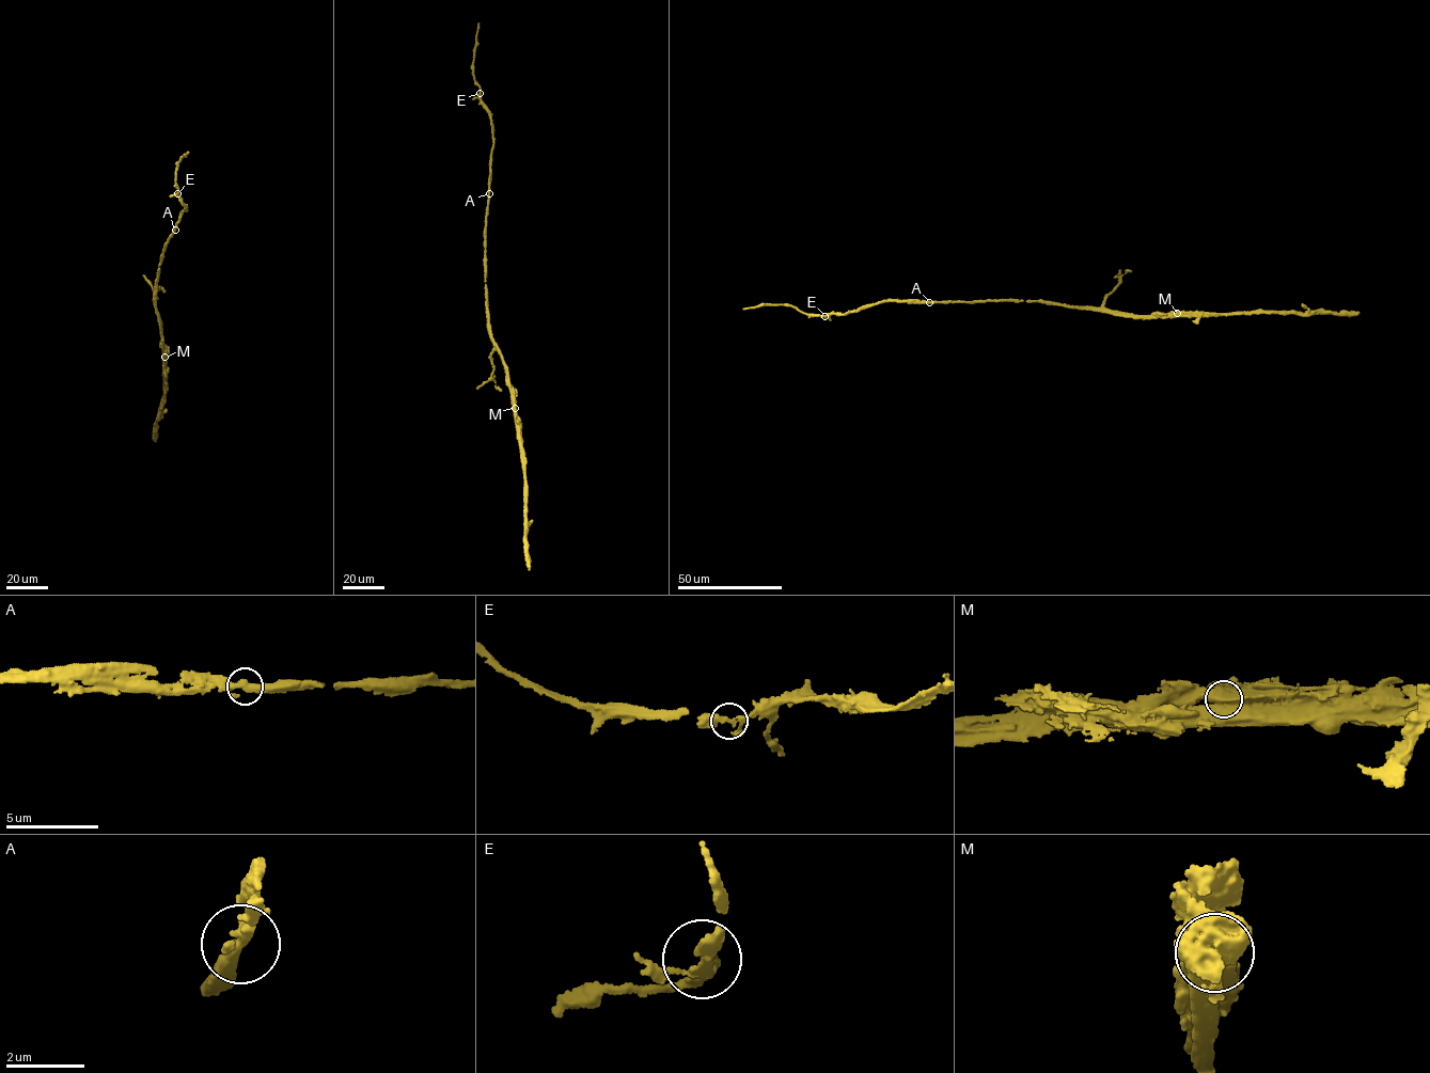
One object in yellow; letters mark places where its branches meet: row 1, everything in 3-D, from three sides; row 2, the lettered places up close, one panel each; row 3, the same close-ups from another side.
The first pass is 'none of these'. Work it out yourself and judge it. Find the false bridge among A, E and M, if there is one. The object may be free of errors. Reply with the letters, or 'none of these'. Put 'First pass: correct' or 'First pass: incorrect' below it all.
none of these
First pass: correct

